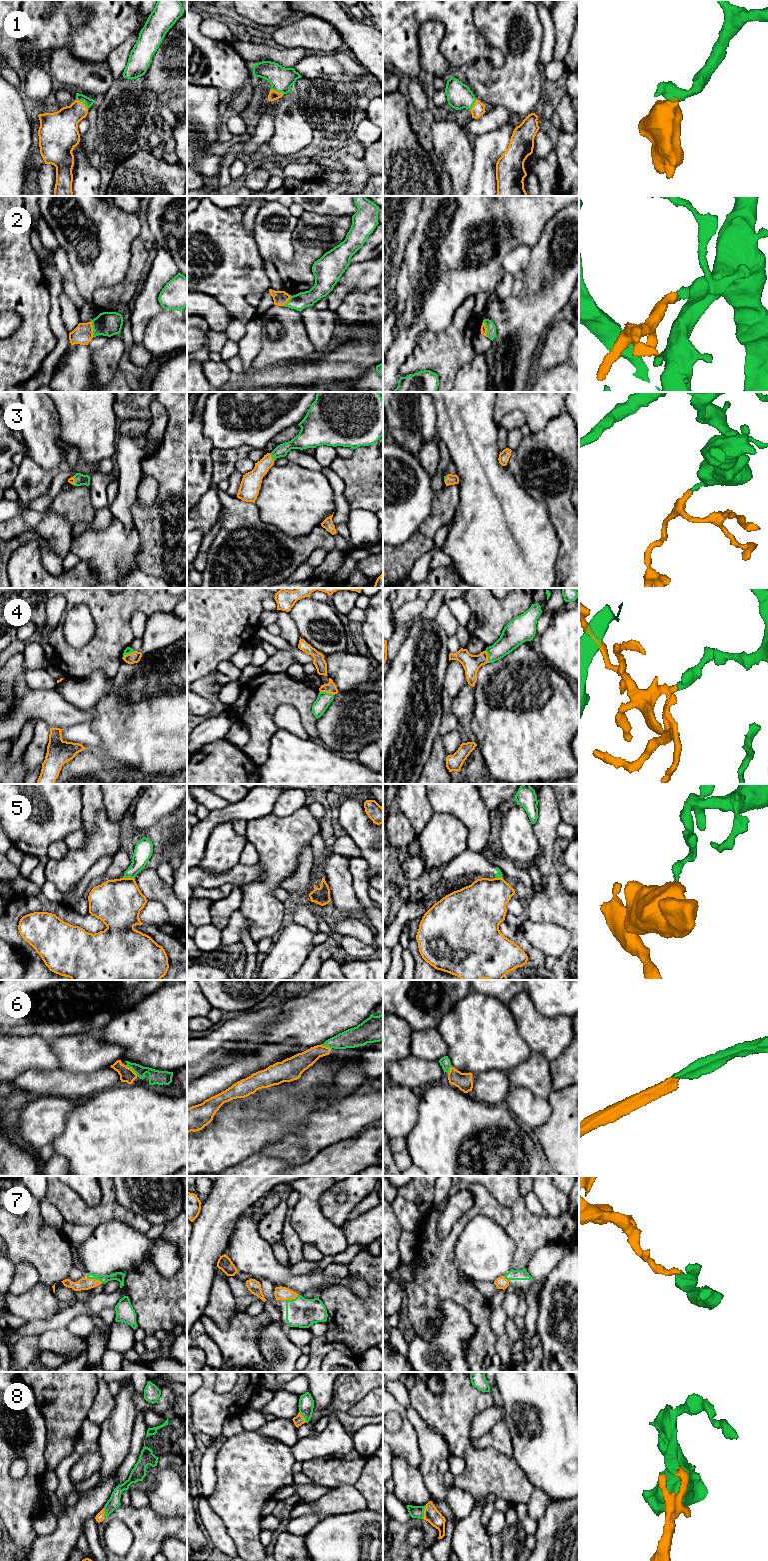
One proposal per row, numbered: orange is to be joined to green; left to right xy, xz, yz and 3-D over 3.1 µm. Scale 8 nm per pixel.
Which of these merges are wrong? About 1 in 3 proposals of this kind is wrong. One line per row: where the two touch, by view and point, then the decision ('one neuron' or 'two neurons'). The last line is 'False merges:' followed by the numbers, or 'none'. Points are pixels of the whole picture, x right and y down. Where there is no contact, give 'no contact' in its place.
1: meets green in xy at (83, 102); one neuron
2: meets green in xy at (93, 329); one neuron
3: meets green in xz at (271, 456); one neuron
4: meets green in xy at (128, 653); one neuron
5: meets green in xy at (128, 877); two neurons
6: meets green in xy at (131, 1068); one neuron
7: meets green in xy at (95, 1278); one neuron
8: meets green in yz at (423, 1512); one neuron
False merges: 5

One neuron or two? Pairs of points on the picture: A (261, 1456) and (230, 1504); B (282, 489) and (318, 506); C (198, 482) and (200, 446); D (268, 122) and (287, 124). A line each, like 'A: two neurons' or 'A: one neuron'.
A: one neuron
B: one neuron
C: one neuron
D: two neurons

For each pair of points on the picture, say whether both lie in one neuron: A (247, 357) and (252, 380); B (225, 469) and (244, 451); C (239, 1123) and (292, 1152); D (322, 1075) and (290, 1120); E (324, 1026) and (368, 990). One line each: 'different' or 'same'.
A: different
B: same
C: different
D: same
E: same

